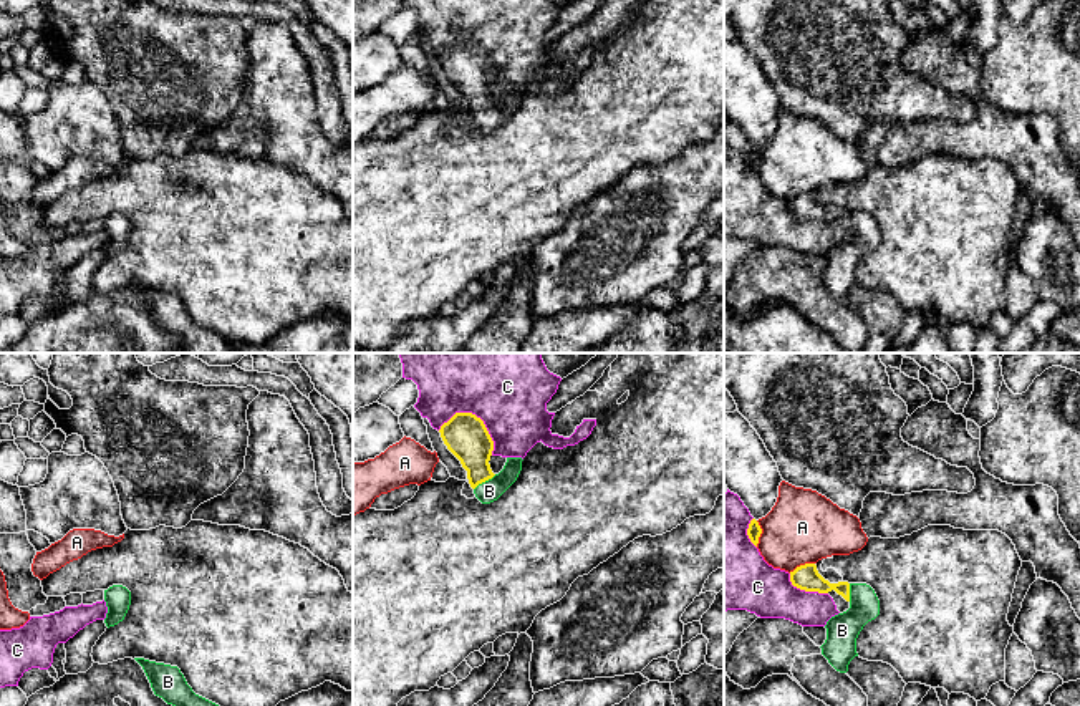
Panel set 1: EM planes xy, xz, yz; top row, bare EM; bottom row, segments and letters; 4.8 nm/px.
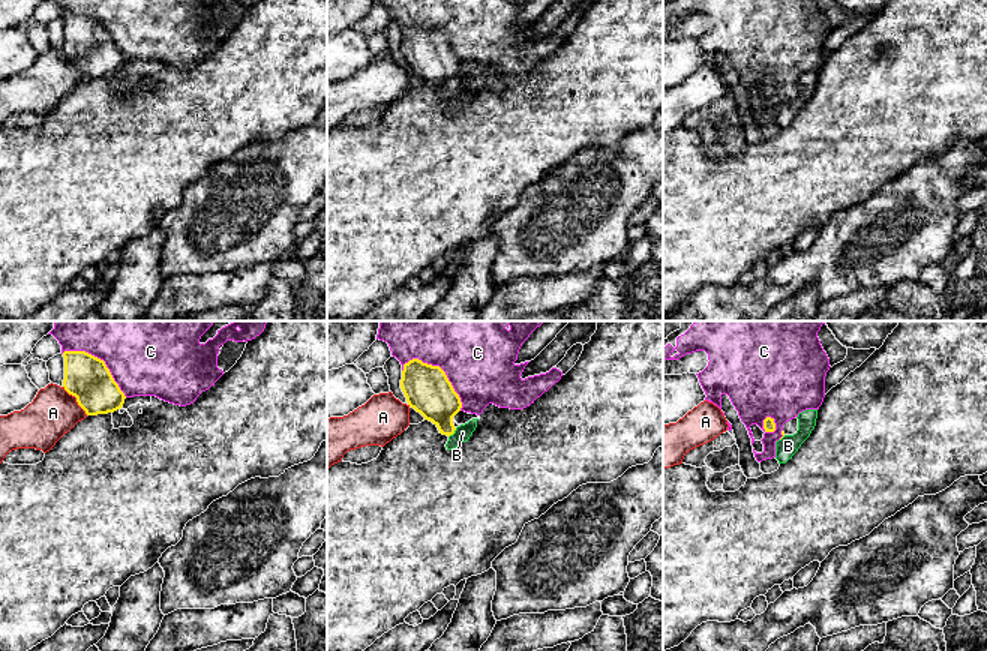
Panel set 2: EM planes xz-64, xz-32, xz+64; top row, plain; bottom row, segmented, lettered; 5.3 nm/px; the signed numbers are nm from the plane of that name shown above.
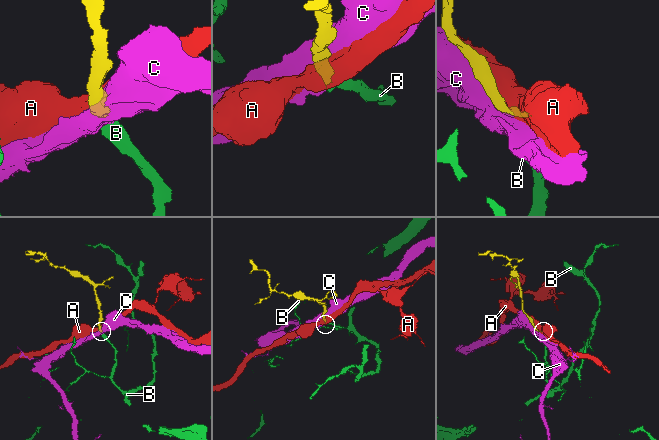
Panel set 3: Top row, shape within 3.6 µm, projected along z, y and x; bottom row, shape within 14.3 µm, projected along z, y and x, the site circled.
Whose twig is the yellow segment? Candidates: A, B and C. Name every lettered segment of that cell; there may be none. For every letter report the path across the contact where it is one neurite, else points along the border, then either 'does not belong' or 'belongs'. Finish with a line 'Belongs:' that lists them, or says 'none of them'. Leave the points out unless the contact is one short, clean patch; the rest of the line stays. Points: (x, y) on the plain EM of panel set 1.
A: does not belong
B: way xz (466, 65), (484, 110), (489, 120); belongs
C: does not belong
Belongs: B

